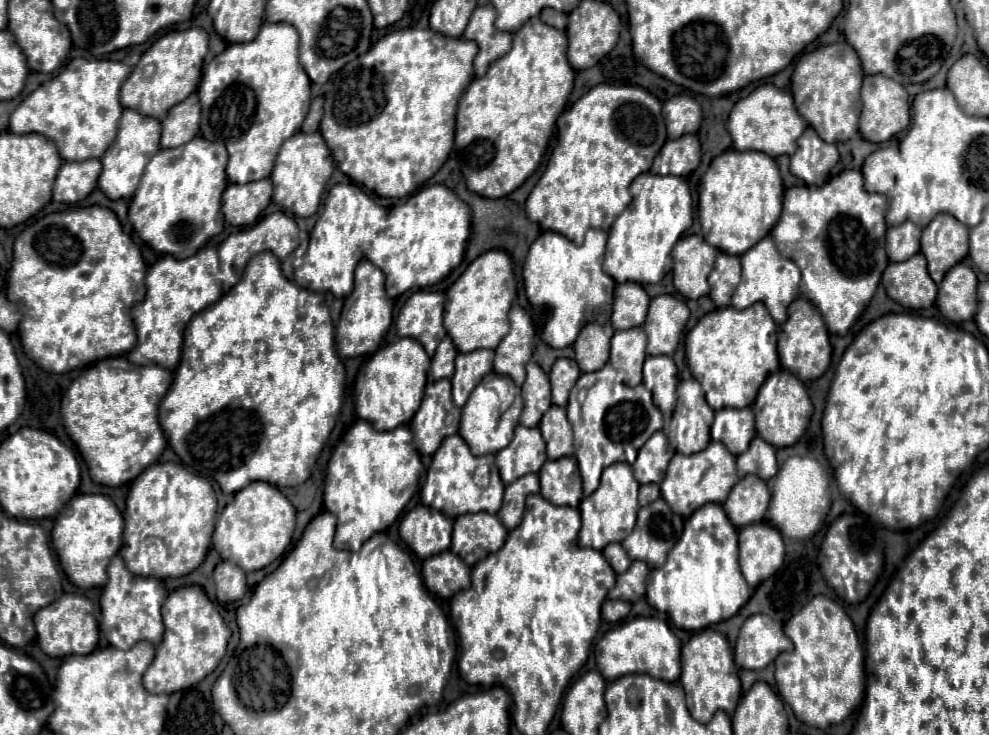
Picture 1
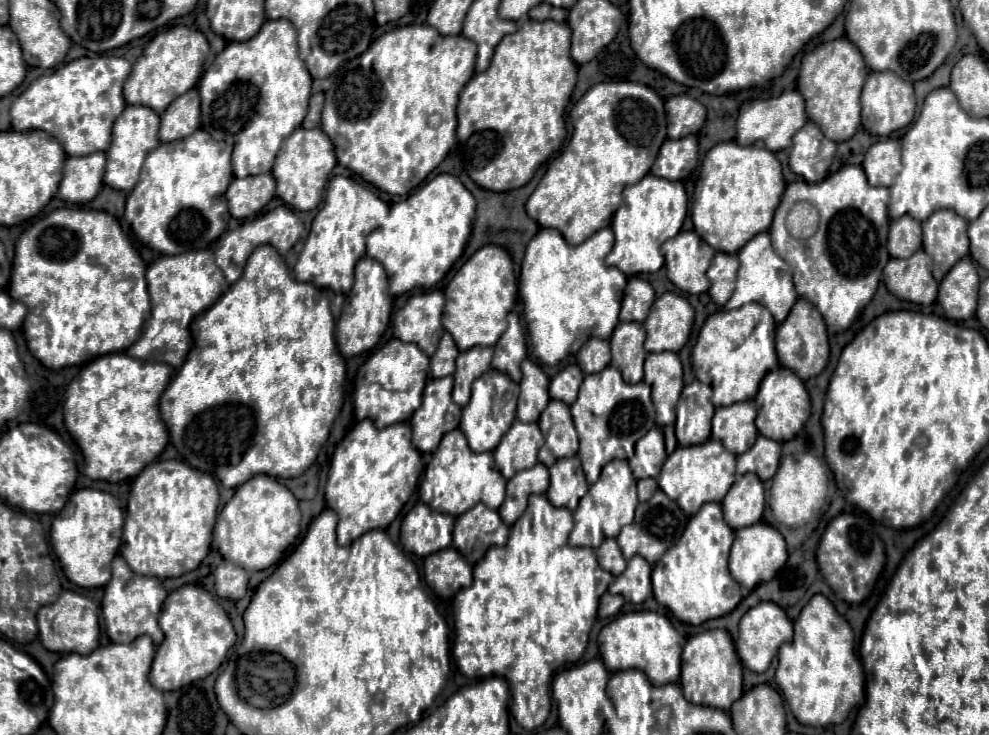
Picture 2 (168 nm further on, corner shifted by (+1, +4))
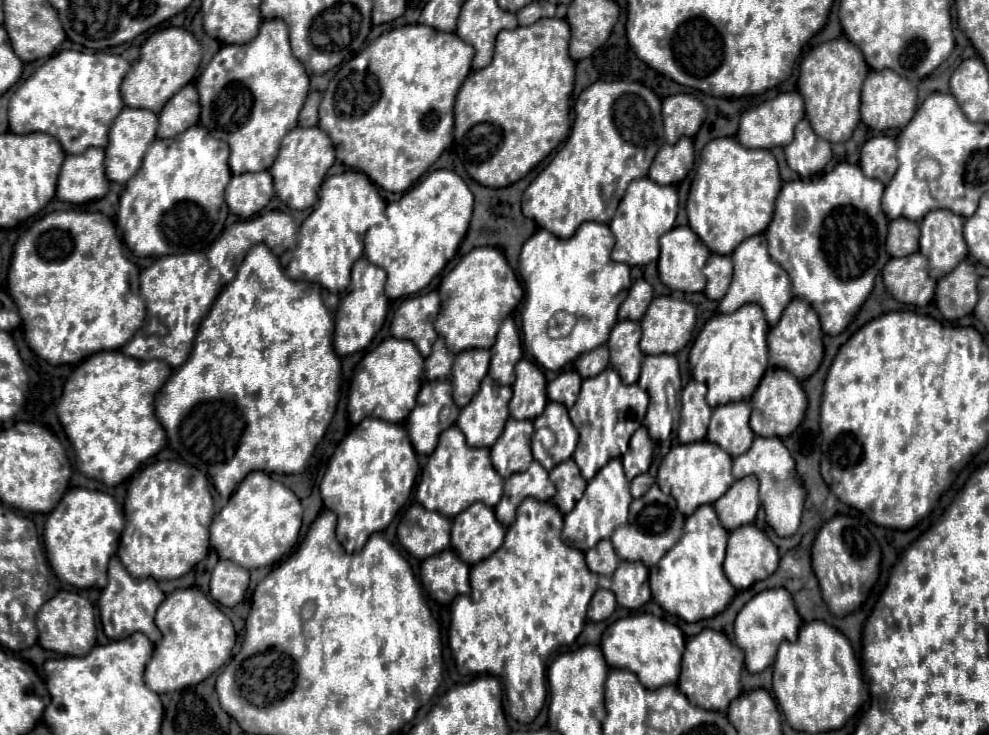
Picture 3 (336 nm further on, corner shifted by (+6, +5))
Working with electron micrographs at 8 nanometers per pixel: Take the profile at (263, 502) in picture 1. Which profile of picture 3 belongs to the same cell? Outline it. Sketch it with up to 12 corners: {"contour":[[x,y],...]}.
{"contour":[[251,472],[209,528],[219,558],[247,570],[293,552],[299,498]]}

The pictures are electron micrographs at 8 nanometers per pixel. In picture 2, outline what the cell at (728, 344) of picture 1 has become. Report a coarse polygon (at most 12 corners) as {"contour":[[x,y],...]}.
{"contour":[[760,303],[706,319],[692,349],[714,407],[752,401],[778,367]]}

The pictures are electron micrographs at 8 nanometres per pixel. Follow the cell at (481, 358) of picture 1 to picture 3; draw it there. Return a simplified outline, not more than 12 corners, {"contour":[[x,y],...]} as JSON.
{"contour":[[489,350],[455,356],[453,400],[463,408],[487,374]]}

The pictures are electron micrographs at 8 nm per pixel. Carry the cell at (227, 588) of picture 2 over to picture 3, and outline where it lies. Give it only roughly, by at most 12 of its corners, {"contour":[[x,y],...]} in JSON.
{"contour":[[219,560],[211,574],[211,596],[233,608],[245,596],[249,572]]}

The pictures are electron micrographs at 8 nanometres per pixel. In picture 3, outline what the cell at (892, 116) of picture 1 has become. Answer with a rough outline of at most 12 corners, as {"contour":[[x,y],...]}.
{"contour":[[871,70],[861,122],[877,132],[903,128],[917,90],[893,70]]}

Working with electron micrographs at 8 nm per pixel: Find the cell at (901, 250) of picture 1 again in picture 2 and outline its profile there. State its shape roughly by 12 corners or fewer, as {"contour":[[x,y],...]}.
{"contour":[[910,215],[890,223],[890,257],[922,249],[920,221]]}

